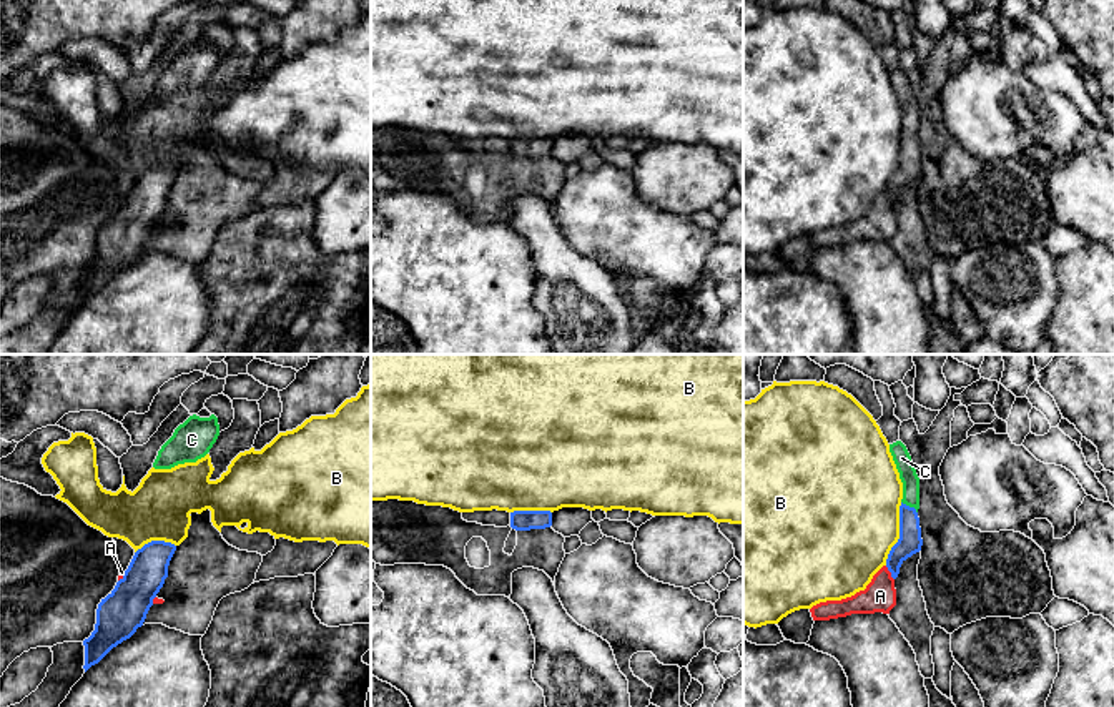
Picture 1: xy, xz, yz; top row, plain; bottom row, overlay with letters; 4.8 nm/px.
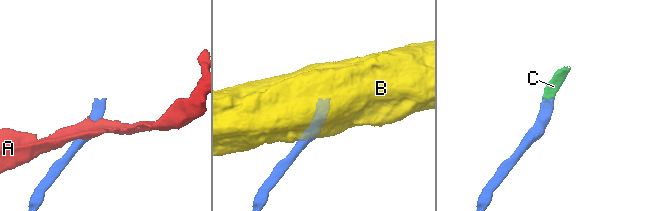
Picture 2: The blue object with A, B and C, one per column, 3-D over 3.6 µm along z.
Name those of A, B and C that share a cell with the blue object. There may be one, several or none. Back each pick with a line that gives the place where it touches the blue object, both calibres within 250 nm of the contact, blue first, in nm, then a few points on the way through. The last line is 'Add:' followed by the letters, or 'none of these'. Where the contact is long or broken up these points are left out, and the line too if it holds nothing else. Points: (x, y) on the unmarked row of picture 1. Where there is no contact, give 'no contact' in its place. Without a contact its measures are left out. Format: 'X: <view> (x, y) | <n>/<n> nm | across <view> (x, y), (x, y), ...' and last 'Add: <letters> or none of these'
C: yz (908, 133) | 120/90 nm | across yz (910, 168), (908, 133), (910, 105), (902, 85)
Add: C

